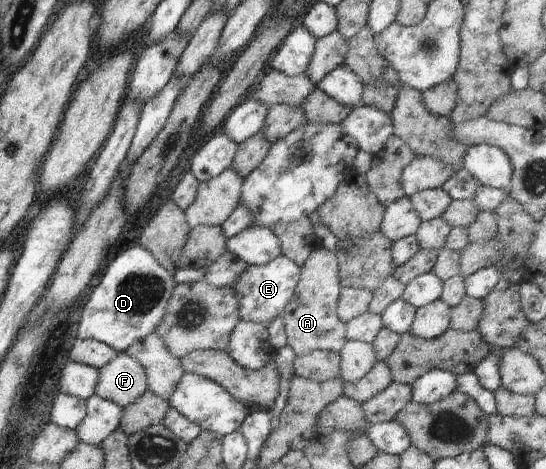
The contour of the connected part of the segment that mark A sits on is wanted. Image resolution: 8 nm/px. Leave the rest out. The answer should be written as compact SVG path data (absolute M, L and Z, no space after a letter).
M320 246L312 251L304 266L300 266L300 280L294 296L286 304L281 315L285 324L287 344L296 356L304 356L316 350L339 353L346 342L346 323L337 315L338 296L343 287L339 277L337 253Z

